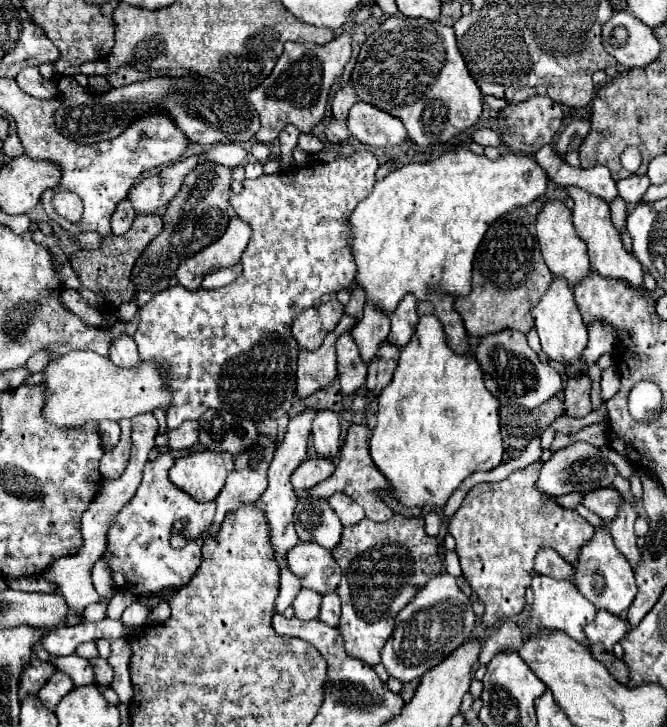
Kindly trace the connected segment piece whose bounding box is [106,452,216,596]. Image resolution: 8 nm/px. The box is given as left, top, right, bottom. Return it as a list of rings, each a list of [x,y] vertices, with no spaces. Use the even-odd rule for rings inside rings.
[[[164,452],[156,460],[152,460],[144,466],[144,478],[142,478],[140,488],[136,490],[134,498],[116,514],[116,520],[112,522],[112,528],[108,530],[108,550],[106,550],[106,554],[110,558],[106,558],[106,562],[112,570],[116,586],[122,588],[122,590],[132,592],[134,596],[148,596],[148,594],[154,594],[154,592],[162,590],[164,586],[178,586],[180,588],[180,586],[184,586],[192,580],[192,576],[196,574],[196,570],[202,564],[202,550],[200,550],[198,538],[206,528],[210,528],[216,504],[214,502],[196,502],[192,496],[188,496],[186,492],[176,488],[168,478],[168,470],[170,470],[172,464],[174,464],[174,456],[170,452]],[[178,522],[188,524],[188,530],[190,530],[190,526],[196,526],[196,536],[192,532],[184,530],[186,546],[180,548],[180,550],[172,548],[172,544],[170,544],[170,538],[174,534],[172,532],[174,524],[178,524]]]

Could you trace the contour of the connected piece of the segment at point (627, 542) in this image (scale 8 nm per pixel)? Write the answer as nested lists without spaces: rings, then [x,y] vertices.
[[[622,496],[620,512],[618,512],[618,516],[608,524],[616,548],[628,558],[628,562],[632,564],[632,568],[636,568],[638,562],[640,562],[640,550],[636,548],[636,534],[634,534],[634,522],[636,522],[636,518],[638,518],[636,506],[630,504],[630,502]]]

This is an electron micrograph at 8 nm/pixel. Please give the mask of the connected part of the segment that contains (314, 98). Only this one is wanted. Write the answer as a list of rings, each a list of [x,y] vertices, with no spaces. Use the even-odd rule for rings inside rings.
[[[344,30],[342,34],[338,34],[332,42],[318,46],[318,44],[298,44],[298,42],[288,42],[284,44],[284,52],[278,58],[272,74],[248,94],[248,100],[252,102],[252,106],[256,108],[258,116],[260,116],[260,130],[256,132],[256,140],[270,144],[276,140],[276,136],[282,132],[282,128],[286,124],[294,124],[300,132],[312,132],[312,128],[316,124],[322,122],[324,112],[326,112],[326,102],[328,102],[328,92],[332,88],[332,84],[336,84],[342,78],[344,66],[350,60],[352,54],[352,30]]]

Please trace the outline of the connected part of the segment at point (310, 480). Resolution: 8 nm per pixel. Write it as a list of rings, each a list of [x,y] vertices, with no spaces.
[[[314,458],[304,460],[292,474],[292,486],[296,492],[304,492],[320,484],[322,480],[330,478],[334,472],[334,464],[328,458]]]

